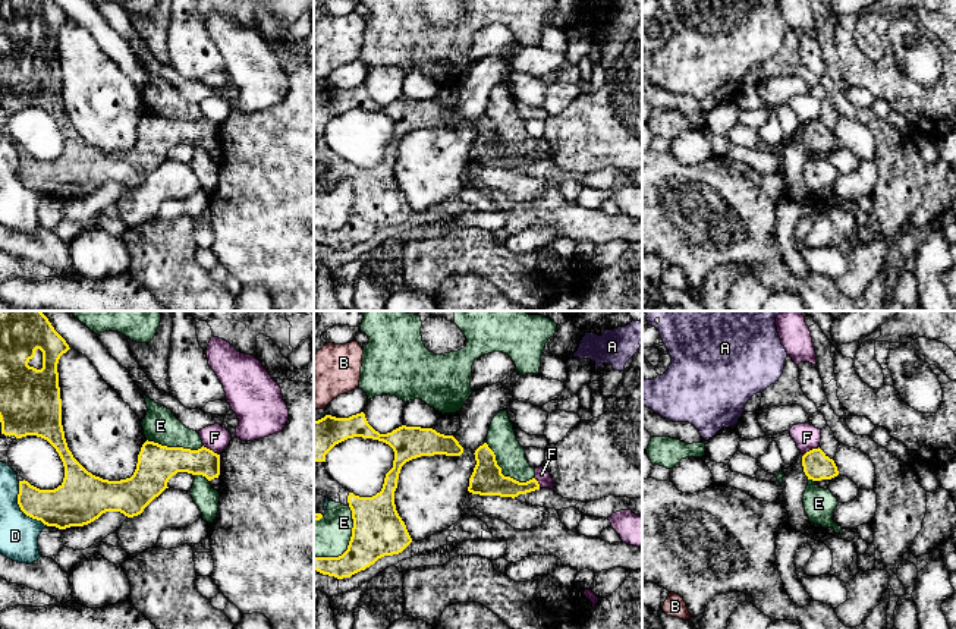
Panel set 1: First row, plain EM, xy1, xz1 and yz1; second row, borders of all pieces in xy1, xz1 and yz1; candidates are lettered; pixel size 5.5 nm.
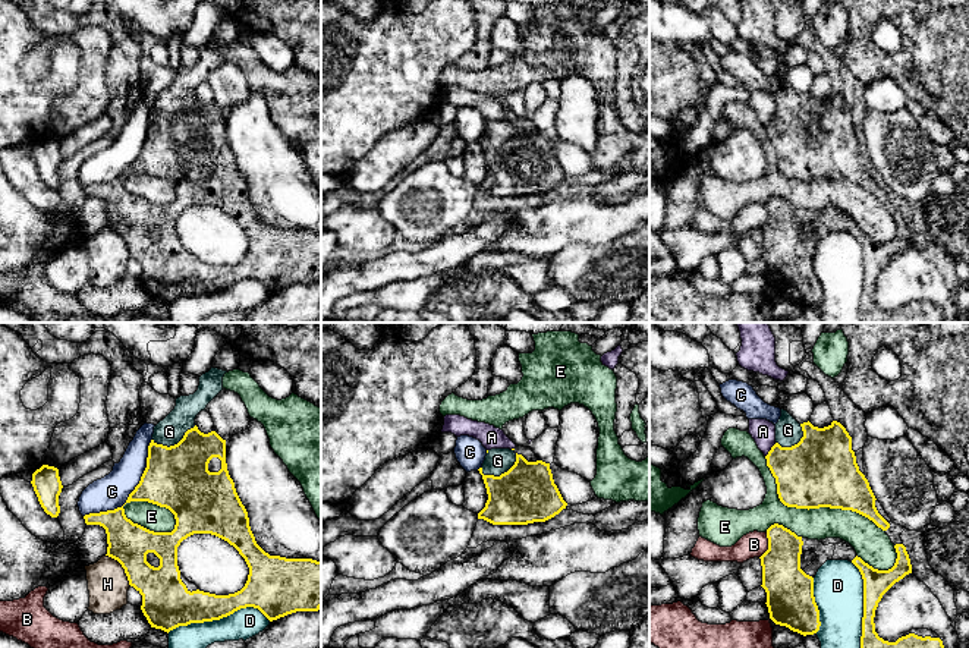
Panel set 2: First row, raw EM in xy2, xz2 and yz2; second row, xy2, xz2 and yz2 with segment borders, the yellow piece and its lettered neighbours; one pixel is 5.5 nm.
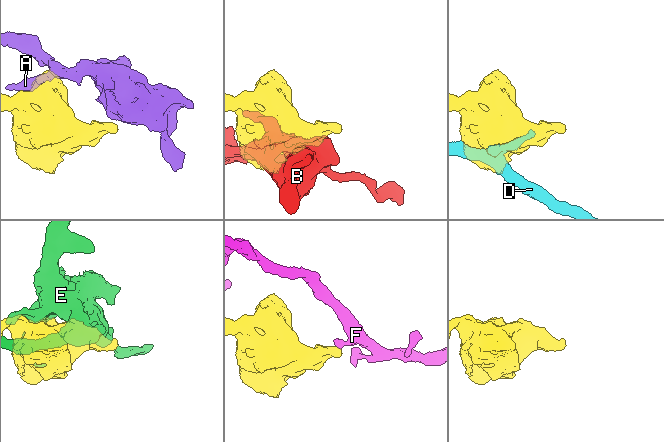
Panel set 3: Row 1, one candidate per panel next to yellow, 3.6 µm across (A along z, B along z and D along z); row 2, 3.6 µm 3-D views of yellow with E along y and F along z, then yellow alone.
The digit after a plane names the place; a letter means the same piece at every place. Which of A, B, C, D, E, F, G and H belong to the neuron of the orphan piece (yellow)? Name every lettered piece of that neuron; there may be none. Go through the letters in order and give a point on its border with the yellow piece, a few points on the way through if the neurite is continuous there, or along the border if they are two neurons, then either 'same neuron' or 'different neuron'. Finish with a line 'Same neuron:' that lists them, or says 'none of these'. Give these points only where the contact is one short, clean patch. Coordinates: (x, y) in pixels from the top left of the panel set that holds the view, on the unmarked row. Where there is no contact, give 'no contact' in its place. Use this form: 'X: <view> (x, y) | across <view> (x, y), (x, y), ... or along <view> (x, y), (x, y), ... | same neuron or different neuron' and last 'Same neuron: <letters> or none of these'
A: yz2 (770, 122) | along yz2 (776, 115), (765, 128) | different neuron
B: yz2 (768, 217) | along yz2 (767, 204), (767, 222), (760, 229) | different neuron
C: xy2 (132, 163) | different neuron
D: xy2 (219, 291) | different neuron
E: yz2 (811, 179) | different neuron
F: xy1 (211, 122) | along xy1 (203, 118), (219, 126) | different neuron
G: xz2 (502, 145) | across xz2 (527, 164), (521, 163), (502, 145), (502, 138), (497, 132) | same neuron
H: xy2 (122, 238) | along xy2 (106, 226), (120, 236), (131, 257) | different neuron
Same neuron: G

